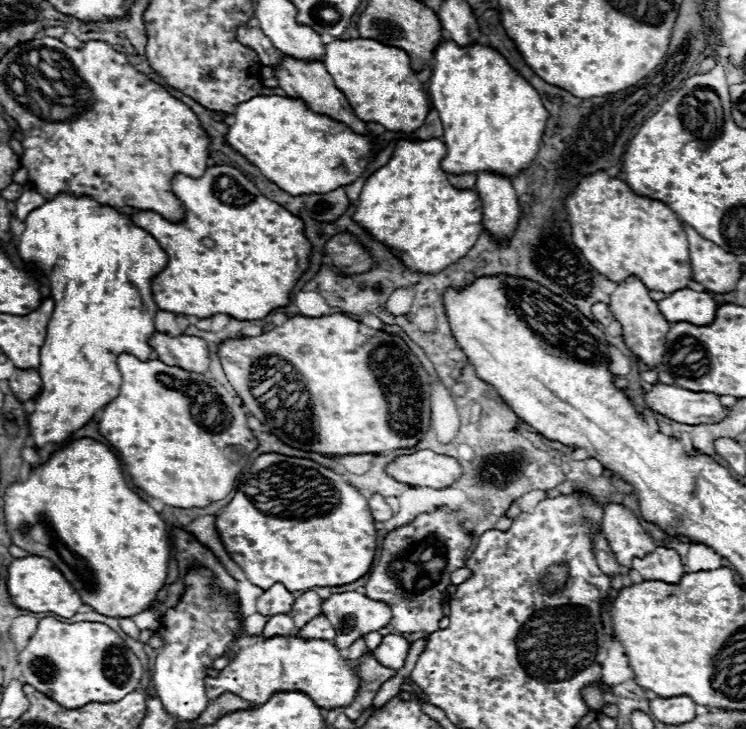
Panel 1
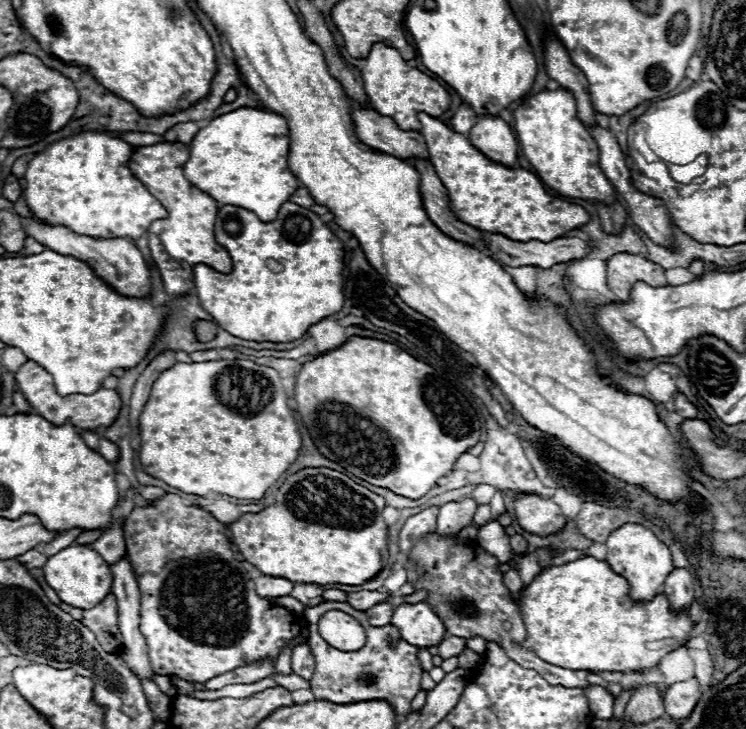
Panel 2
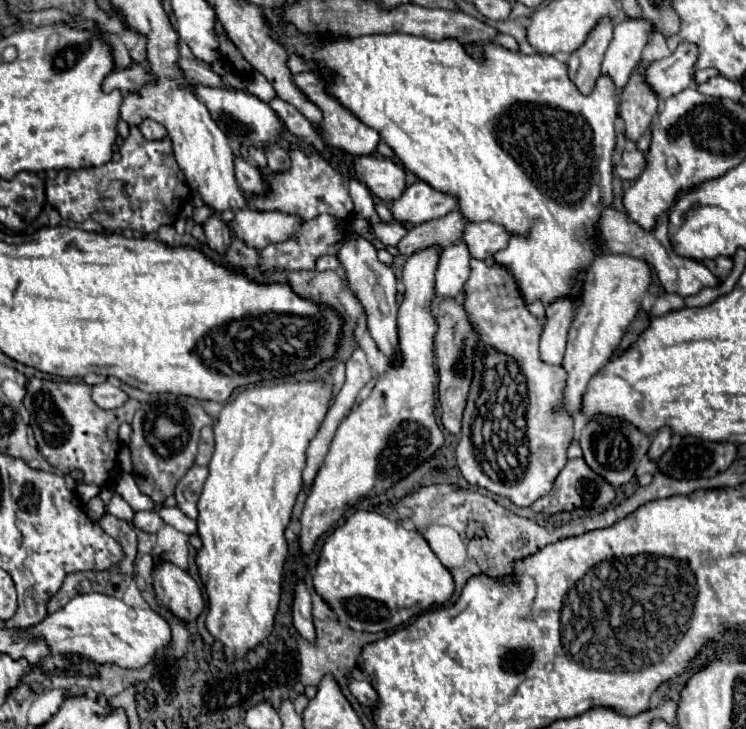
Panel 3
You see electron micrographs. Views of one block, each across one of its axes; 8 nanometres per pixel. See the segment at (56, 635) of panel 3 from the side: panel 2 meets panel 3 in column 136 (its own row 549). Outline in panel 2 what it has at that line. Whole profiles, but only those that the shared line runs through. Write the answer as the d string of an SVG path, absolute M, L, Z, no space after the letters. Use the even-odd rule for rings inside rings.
M624 524L616 528L606 540L608 556L606 562L612 566L614 572L624 576L630 584L630 598L632 600L652 600L656 594L662 592L662 586L668 574L674 570L672 554L650 530L640 524Z

